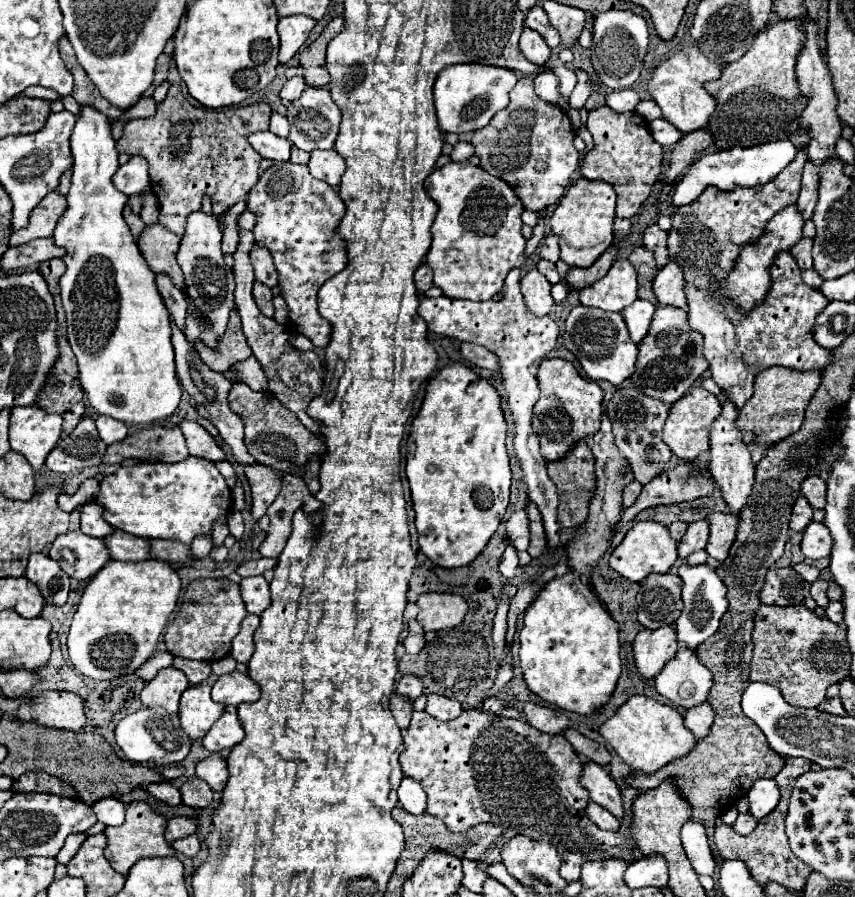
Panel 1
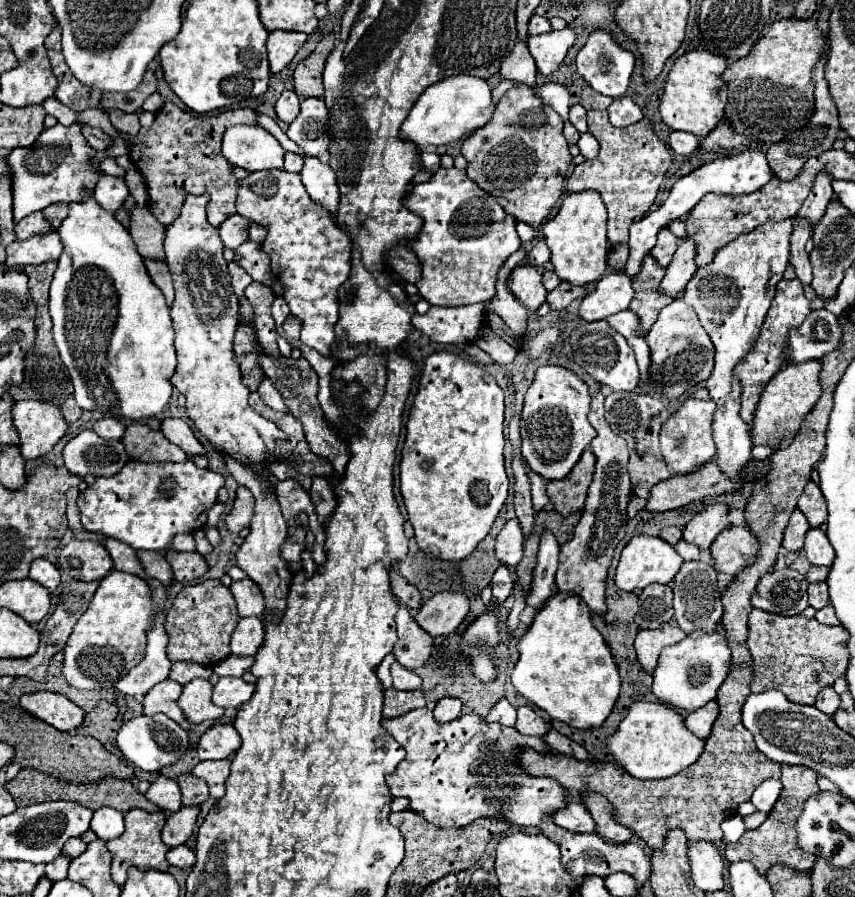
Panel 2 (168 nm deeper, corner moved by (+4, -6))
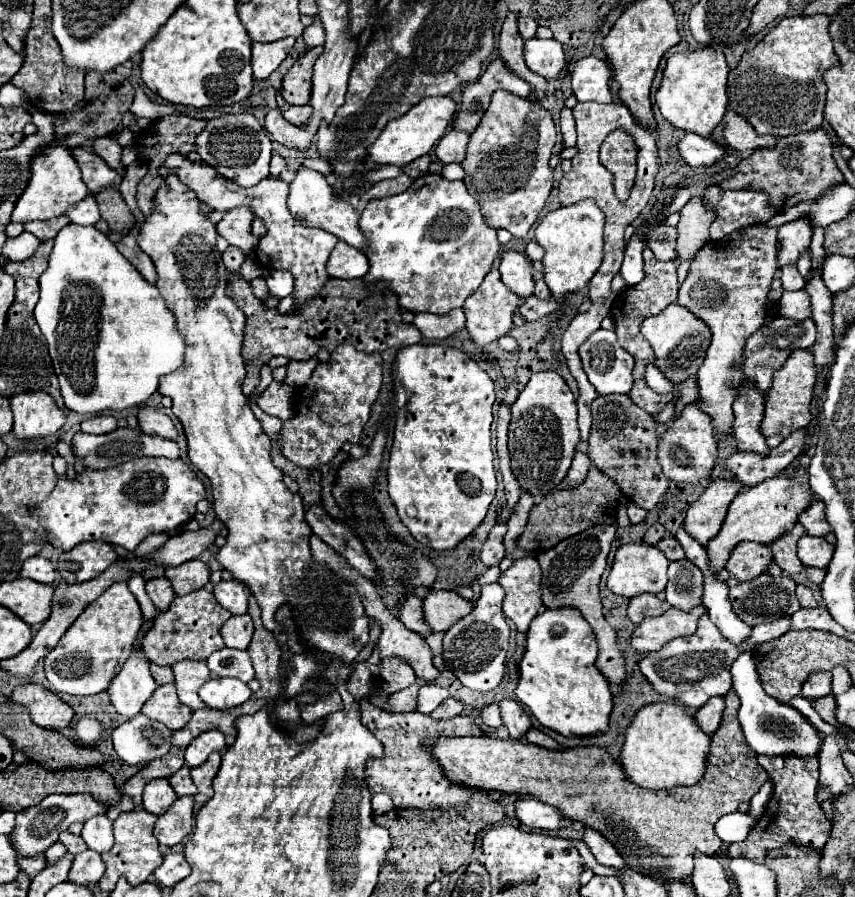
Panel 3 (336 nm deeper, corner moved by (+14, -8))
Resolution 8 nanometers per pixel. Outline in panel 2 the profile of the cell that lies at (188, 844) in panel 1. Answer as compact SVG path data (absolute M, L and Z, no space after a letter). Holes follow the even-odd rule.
M176 846L176 848L170 848L168 854L166 854L166 860L170 866L176 866L176 868L192 868L196 864L196 856L194 852L188 848L188 846Z

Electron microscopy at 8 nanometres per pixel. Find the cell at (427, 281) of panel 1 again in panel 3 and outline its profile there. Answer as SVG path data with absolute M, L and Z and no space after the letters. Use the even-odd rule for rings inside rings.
M300 168L296 172L296 178L290 184L290 196L288 196L288 210L296 220L300 220L304 226L316 226L322 228L336 238L352 244L360 252L366 252L366 236L358 228L358 212L350 206L348 200L336 200L330 184L326 182L324 174L308 168Z

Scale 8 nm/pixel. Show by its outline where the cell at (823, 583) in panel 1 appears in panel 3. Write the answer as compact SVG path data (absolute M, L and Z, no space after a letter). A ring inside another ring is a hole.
M796 586L796 596L798 596L798 600L800 600L800 604L802 606L806 606L806 608L816 608L818 606L818 602L816 602L816 598L814 598L814 592L808 588L808 586Z

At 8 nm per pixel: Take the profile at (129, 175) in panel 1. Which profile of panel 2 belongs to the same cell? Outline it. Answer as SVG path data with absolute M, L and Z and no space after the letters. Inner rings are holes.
M100 176L96 190L94 190L94 200L98 206L102 206L106 212L116 212L128 196L128 186L126 180L114 178L114 176Z

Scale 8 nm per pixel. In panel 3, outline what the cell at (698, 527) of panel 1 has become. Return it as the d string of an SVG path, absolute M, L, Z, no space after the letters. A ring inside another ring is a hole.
M736 480L710 482L710 486L700 494L700 498L690 504L684 518L684 530L702 546L706 546L722 528L726 508L740 492L740 488L742 484L736 484Z

